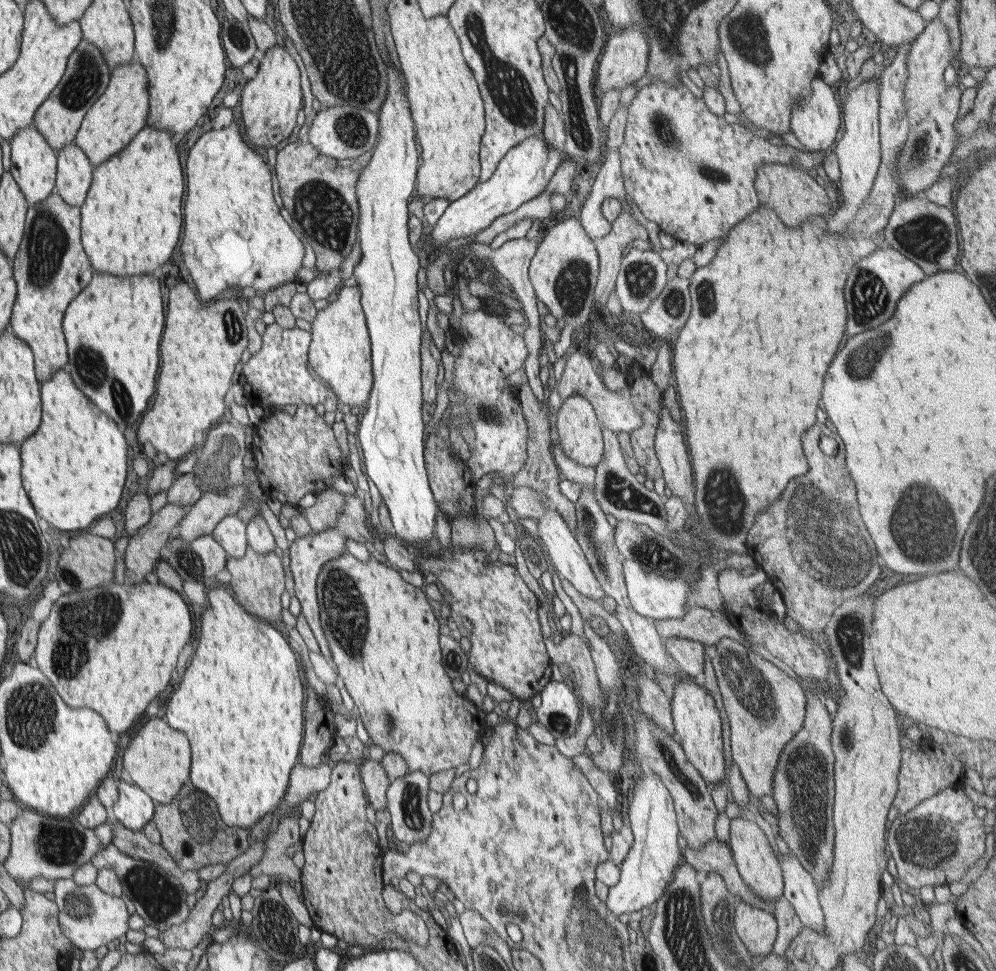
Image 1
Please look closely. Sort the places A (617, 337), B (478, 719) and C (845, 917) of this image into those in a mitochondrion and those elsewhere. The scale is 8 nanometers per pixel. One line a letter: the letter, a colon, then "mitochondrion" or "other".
A: other
B: other
C: other

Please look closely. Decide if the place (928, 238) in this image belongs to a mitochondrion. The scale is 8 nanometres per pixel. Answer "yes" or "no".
yes

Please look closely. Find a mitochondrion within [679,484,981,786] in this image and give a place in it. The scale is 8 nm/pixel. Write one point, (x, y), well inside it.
(752, 690)

